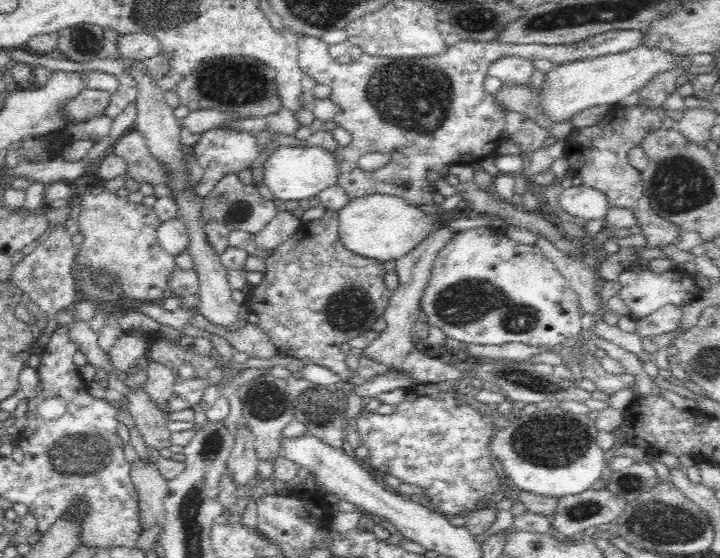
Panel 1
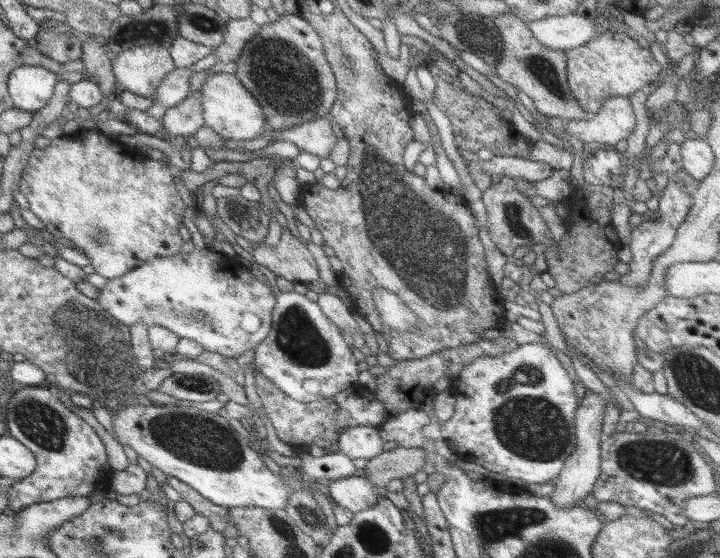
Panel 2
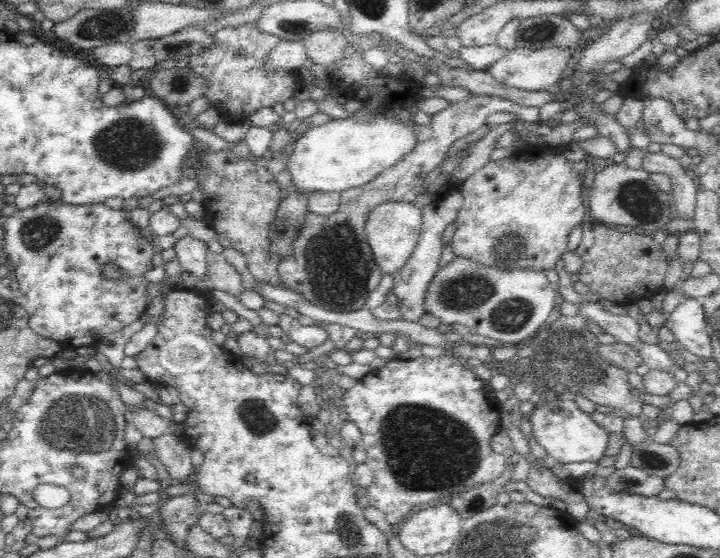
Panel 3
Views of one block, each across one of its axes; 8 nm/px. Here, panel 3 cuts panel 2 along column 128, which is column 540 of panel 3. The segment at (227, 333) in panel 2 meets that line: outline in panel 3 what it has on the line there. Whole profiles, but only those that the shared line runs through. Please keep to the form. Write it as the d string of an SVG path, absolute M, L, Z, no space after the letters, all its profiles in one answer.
M454 258L439 268L425 292L425 312L432 314L442 324L464 324L470 332L479 335L485 346L491 344L521 345L532 337L547 321L555 305L555 283L550 282L545 272L529 268L500 270L496 266L481 266L468 258Z

